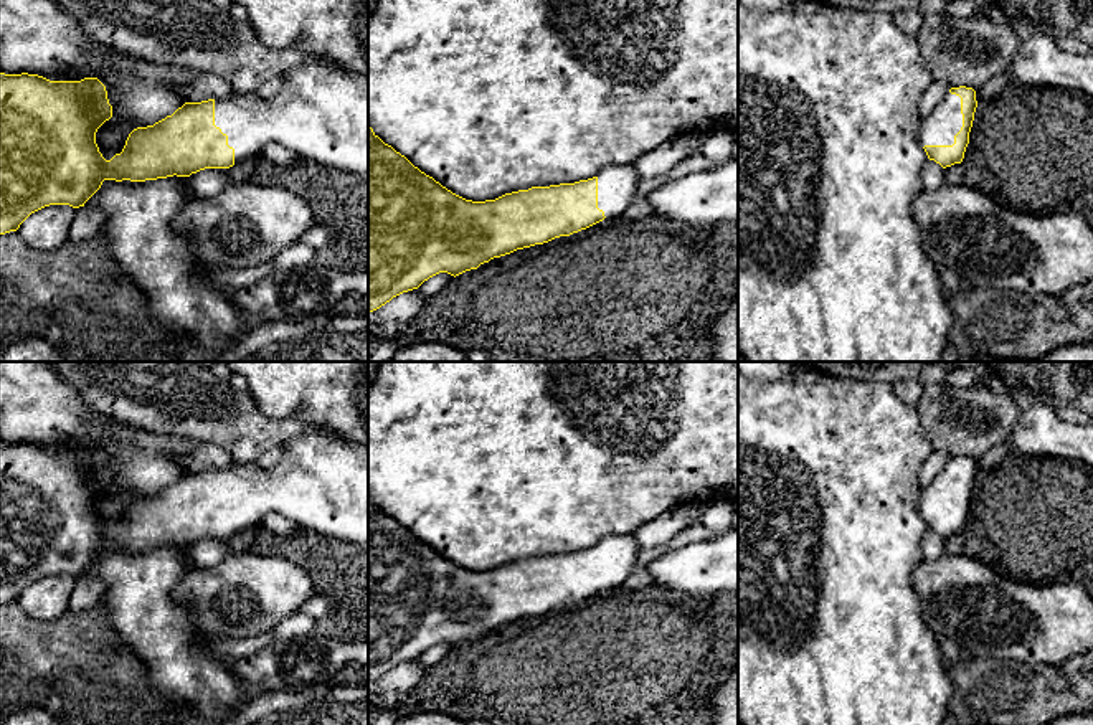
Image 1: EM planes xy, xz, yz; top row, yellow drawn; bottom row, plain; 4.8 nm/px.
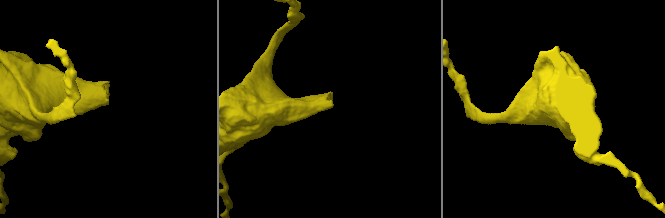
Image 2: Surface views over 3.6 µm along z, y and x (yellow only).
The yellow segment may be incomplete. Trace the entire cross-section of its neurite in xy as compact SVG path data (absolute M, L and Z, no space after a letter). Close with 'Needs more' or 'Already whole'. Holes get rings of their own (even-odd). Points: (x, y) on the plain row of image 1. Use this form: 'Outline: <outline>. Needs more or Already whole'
Outline: M319 431L292 438L282 444L282 457L271 469L254 462L234 462L221 469L185 472L172 486L154 495L134 499L121 524L106 530L96 514L97 499L112 487L106 456L97 448L50 451L38 444L0 443L0 604L17 601L35 581L50 575L84 573L104 550L145 552L167 547L190 547L205 538L229 538L258 527L267 512L277 512L300 528L314 530L342 542L368 545L368 448Z. Needs more

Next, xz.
Outline: M368 494L368 684L439 642L456 647L494 628L622 586L641 563L639 552L634 535L609 535L588 550L472 571L421 542Z. Needs more

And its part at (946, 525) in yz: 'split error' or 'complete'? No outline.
split error

